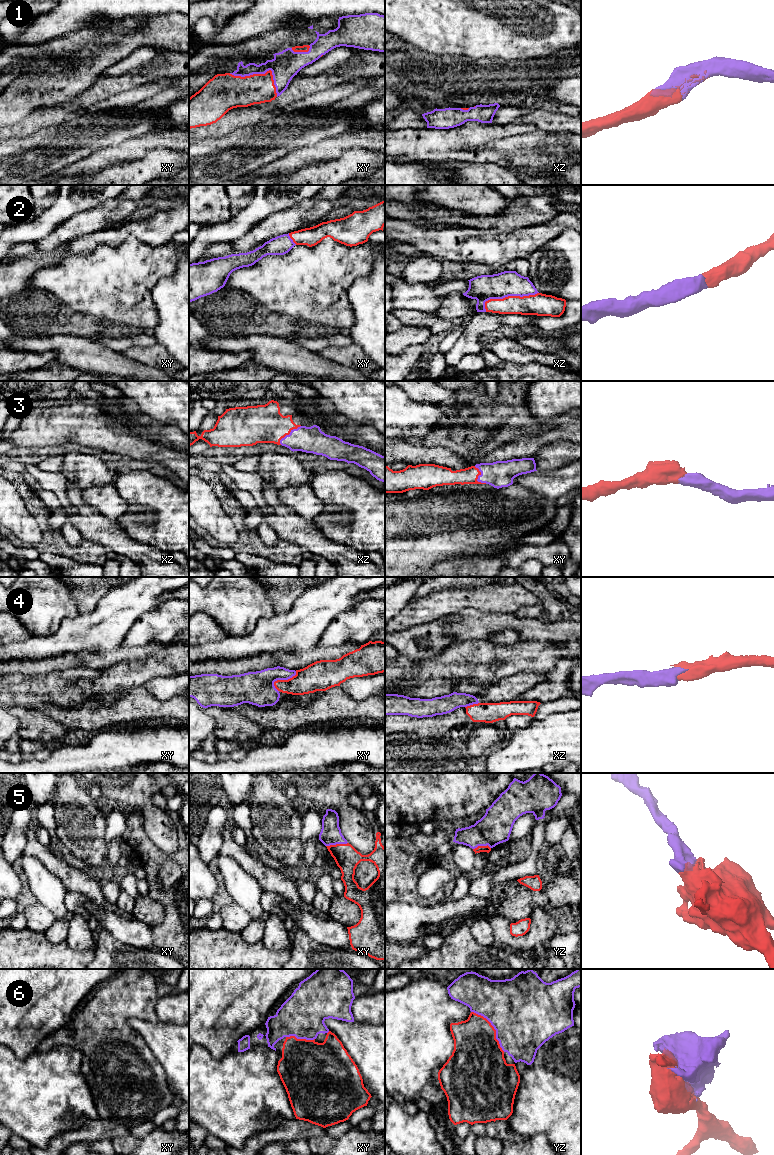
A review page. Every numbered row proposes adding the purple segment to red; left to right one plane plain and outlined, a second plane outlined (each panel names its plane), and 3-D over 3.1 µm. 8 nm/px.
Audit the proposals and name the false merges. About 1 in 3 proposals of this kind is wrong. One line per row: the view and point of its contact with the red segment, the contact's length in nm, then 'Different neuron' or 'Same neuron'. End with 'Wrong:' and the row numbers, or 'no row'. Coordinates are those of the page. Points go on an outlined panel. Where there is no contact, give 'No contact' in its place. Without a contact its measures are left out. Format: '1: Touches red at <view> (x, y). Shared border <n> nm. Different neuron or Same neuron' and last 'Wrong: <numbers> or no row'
1: Touches red at xy (263, 74). Shared border 440 nm. Same neuron
2: Touches red at xz (508, 296). Shared border 460 nm. Same neuron
3: Touches red at xz (288, 434). Shared border 220 nm. Same neuron
4: Touches red at xy (283, 680). Shared border 220 nm. Different neuron
5: Touches red at xy (336, 844). Shared border 180 nm. Same neuron
6: Touches red at yz (493, 1028). Shared border 420 nm. Same neuron
Wrong: 4

